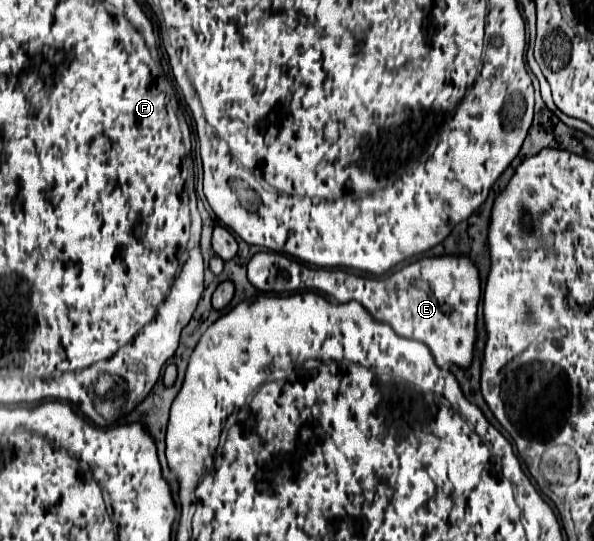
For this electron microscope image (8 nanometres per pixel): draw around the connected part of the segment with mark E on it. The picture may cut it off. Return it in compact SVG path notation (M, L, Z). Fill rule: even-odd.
M255 253L247 265L247 277L259 291L291 293L317 289L339 303L359 301L377 321L389 323L399 337L423 341L439 367L447 363L471 365L481 289L479 273L467 257L425 257L389 277L361 277L341 269L309 267L279 253Z

